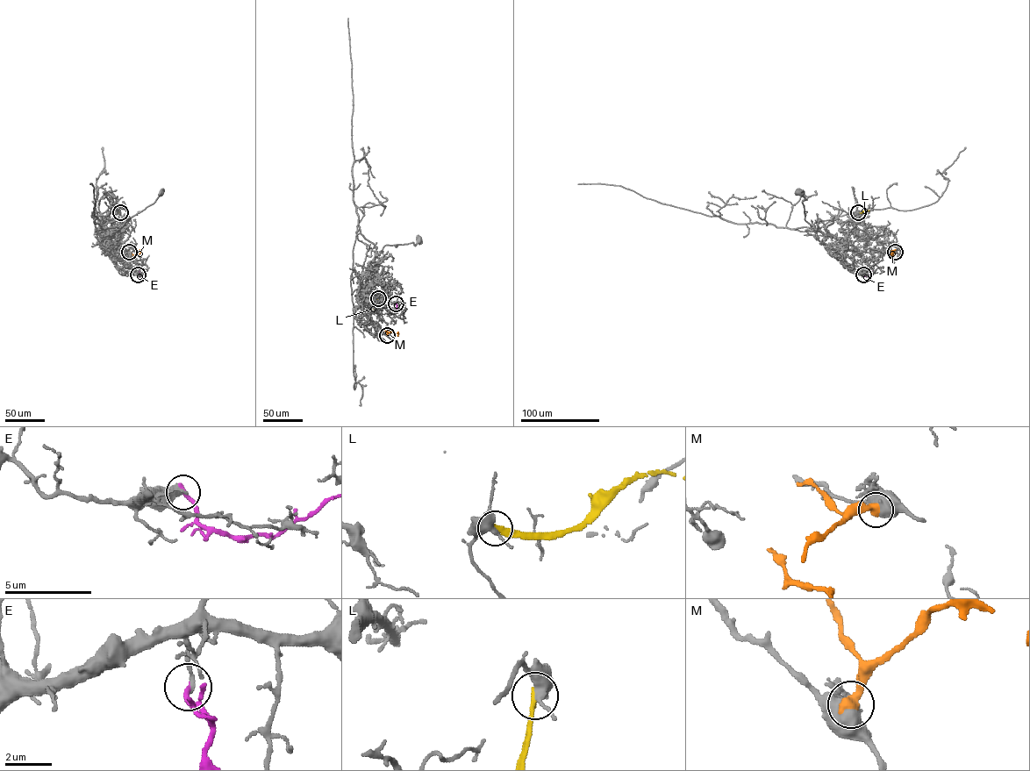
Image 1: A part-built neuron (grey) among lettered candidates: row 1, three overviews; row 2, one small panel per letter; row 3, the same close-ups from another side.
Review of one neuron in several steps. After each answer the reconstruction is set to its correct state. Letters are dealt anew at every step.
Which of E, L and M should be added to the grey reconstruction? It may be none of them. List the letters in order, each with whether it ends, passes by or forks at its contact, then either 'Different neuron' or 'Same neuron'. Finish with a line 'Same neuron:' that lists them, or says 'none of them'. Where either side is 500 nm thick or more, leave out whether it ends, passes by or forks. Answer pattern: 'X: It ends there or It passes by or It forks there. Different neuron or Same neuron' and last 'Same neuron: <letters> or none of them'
E: It ends there. Different neuron
L: It ends there. Different neuron
M: Different neuron
Same neuron: none of them

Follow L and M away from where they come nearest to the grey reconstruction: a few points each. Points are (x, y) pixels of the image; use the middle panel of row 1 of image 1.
L: (378, 298), (374, 309)
M: (387, 335), (390, 331), (397, 332), (398, 336)

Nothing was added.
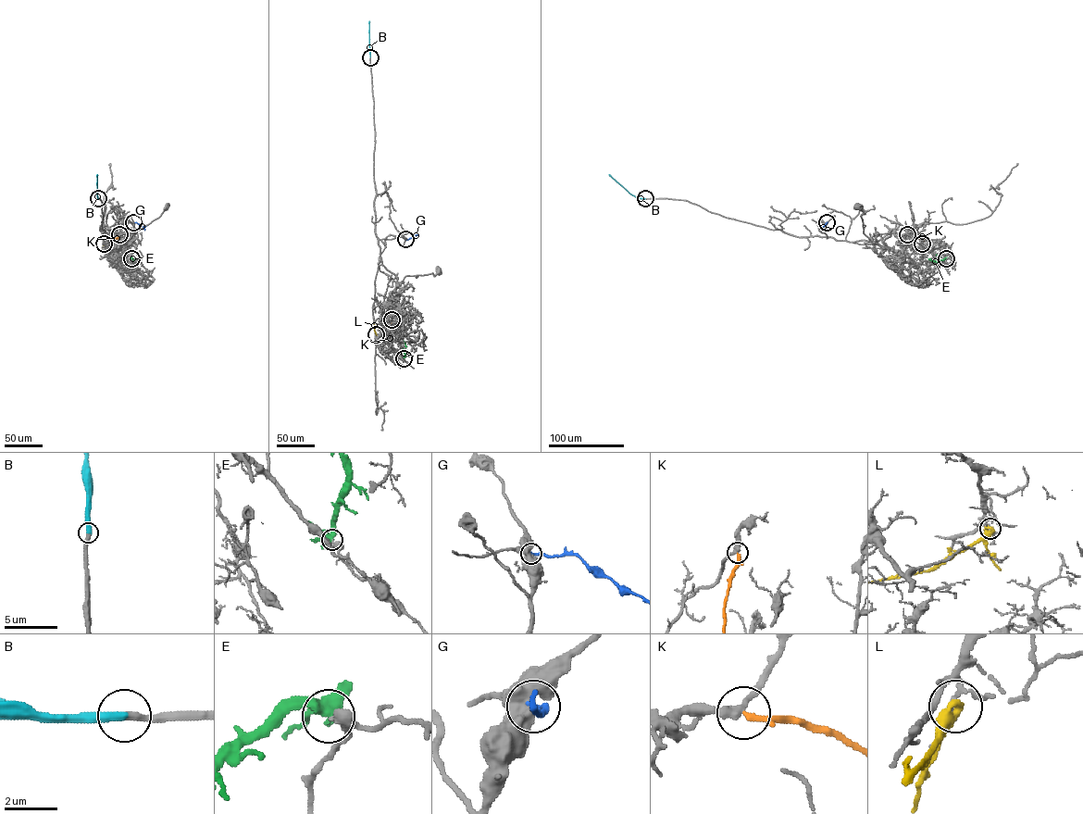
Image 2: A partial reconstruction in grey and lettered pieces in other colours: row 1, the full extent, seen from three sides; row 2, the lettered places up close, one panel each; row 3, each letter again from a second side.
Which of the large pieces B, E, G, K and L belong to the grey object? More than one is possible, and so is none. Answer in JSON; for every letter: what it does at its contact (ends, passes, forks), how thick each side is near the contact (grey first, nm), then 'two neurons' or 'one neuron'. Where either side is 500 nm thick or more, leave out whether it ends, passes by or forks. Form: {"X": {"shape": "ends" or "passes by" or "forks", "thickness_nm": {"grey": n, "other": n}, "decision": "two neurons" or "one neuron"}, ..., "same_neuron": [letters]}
{"B": {"shape": "ends", "thickness_nm": {"grey": 280, "other": 400}, "decision": "one neuron"}, "E": {"shape": "forks", "thickness_nm": {"grey": 240, "other": 360}, "decision": "two neurons"}, "G": {"thickness_nm": {"grey": 600, "other": 220}, "decision": "two neurons"}, "K": {"shape": "ends", "thickness_nm": {"grey": 280, "other": 240}, "decision": "two neurons"}, "L": {"shape": "ends", "thickness_nm": {"grey": 140, "other": 400}, "decision": "two neurons"}, "same_neuron": ["B"]}

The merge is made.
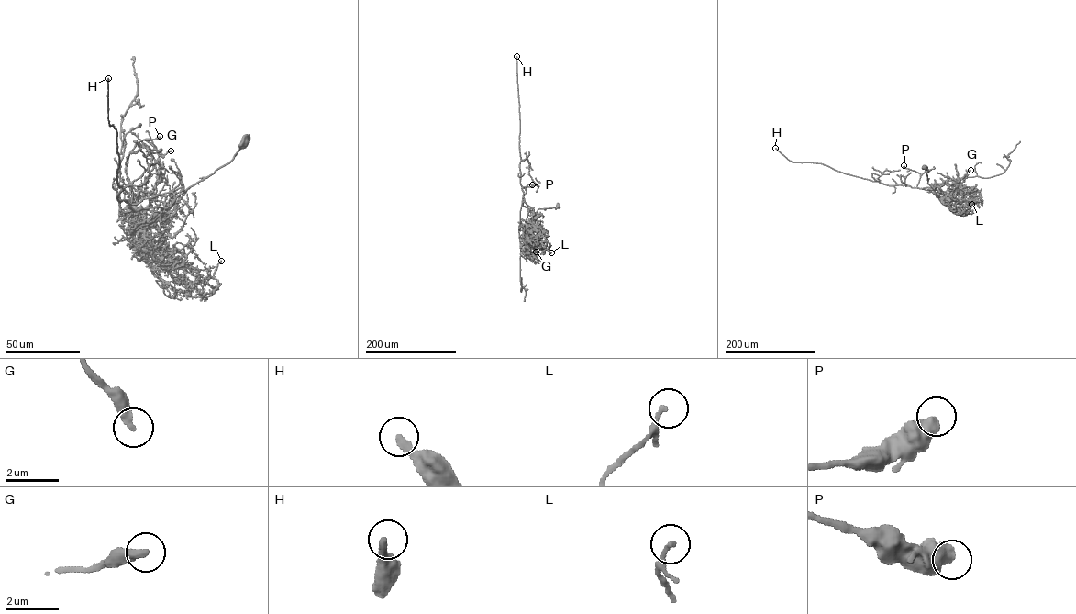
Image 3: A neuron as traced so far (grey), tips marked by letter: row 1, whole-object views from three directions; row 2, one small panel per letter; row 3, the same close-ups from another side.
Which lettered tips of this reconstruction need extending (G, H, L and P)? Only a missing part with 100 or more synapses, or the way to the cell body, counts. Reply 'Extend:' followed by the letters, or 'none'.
Extend: H

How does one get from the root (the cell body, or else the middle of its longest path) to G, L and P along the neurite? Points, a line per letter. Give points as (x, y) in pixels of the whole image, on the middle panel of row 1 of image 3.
G: (558, 205), (556, 208), (538, 208), (526, 227), (524, 236), (536, 251)
L: (558, 205), (556, 208), (538, 208), (525, 228), (526, 240), (532, 244), (548, 241), (551, 252)
P: (558, 205), (556, 208), (538, 208), (533, 216), (533, 209), (524, 197), (522, 201), (526, 186), (532, 184)

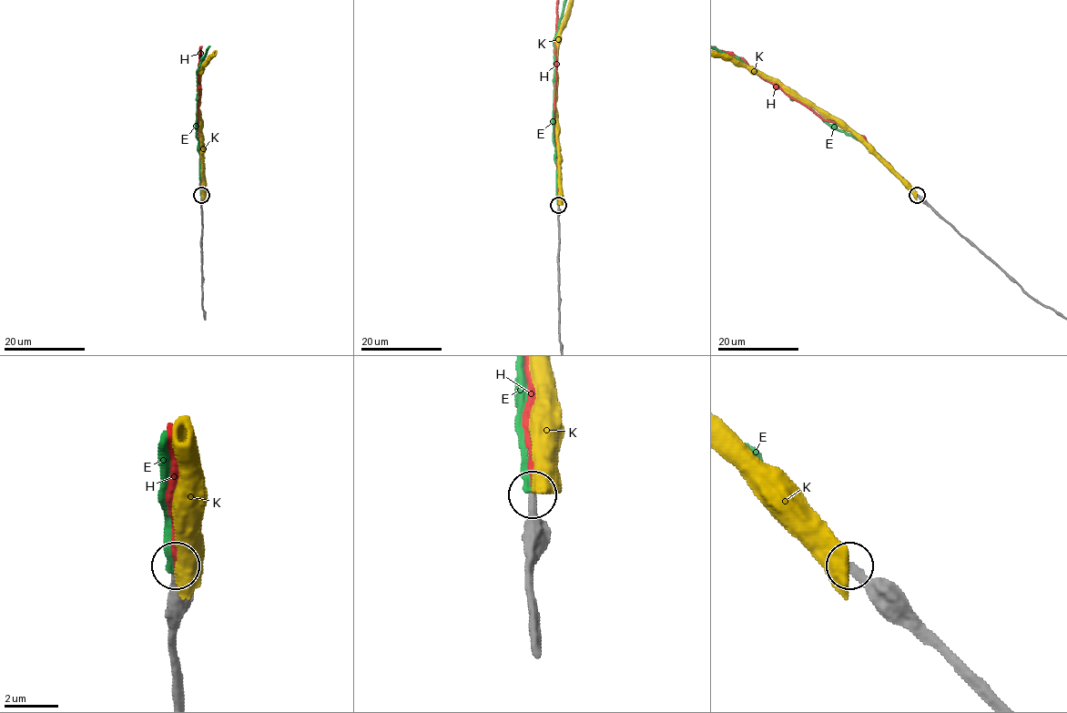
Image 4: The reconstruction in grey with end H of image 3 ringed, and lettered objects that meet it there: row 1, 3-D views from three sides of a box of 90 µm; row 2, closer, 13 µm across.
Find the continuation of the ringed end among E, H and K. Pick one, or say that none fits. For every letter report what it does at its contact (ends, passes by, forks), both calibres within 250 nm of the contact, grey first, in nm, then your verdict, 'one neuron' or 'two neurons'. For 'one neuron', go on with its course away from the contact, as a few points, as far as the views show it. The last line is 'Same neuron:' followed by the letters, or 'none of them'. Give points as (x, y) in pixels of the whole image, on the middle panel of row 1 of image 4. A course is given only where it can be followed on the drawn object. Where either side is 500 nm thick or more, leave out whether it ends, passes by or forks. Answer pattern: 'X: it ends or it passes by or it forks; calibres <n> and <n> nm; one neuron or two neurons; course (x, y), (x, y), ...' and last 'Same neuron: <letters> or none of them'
E: it ends; calibres 300 and 340 nm; two neurons
H: it ends; calibres 300 and 300 nm; one neuron
K: calibres 300 and 750 nm; two neurons
Same neuron: H

